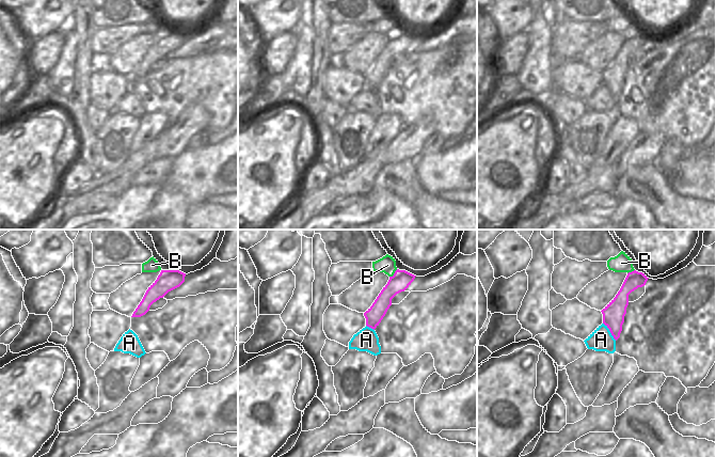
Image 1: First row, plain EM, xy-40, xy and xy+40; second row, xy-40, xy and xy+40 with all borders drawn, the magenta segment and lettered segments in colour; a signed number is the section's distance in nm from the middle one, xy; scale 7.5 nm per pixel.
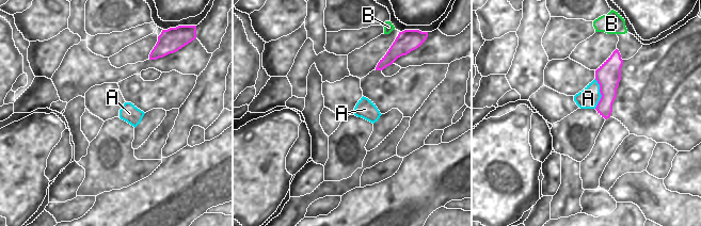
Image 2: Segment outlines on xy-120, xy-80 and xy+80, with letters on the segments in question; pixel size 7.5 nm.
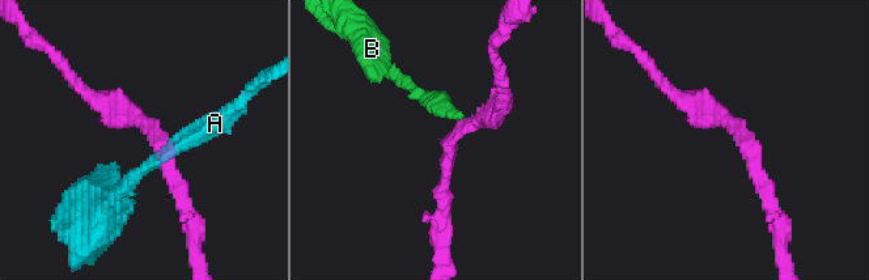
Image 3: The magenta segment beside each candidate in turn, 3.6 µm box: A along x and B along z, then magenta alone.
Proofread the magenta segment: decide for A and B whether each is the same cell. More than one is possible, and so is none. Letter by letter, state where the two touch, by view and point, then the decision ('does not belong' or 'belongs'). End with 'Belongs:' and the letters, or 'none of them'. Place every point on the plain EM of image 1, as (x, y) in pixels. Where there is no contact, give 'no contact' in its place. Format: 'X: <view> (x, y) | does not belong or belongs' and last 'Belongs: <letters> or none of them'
A: xy+40 (609, 91) | does not belong
B: xy (394, 34) | does not belong
Belongs: none of them

